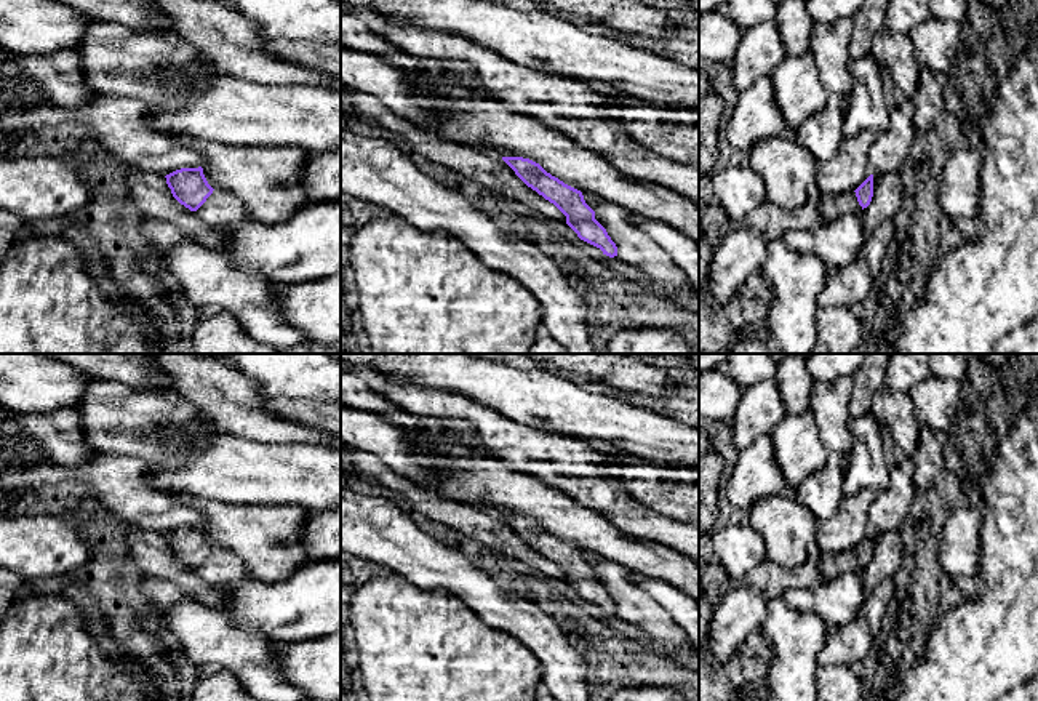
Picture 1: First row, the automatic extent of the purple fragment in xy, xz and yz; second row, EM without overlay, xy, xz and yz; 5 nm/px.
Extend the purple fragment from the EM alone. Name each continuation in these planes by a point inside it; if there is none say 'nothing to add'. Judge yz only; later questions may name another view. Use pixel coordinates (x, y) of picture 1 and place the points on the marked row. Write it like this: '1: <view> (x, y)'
1: yz (830, 207)

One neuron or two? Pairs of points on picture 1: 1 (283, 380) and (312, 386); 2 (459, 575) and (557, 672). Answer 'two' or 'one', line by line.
1: one
2: one

